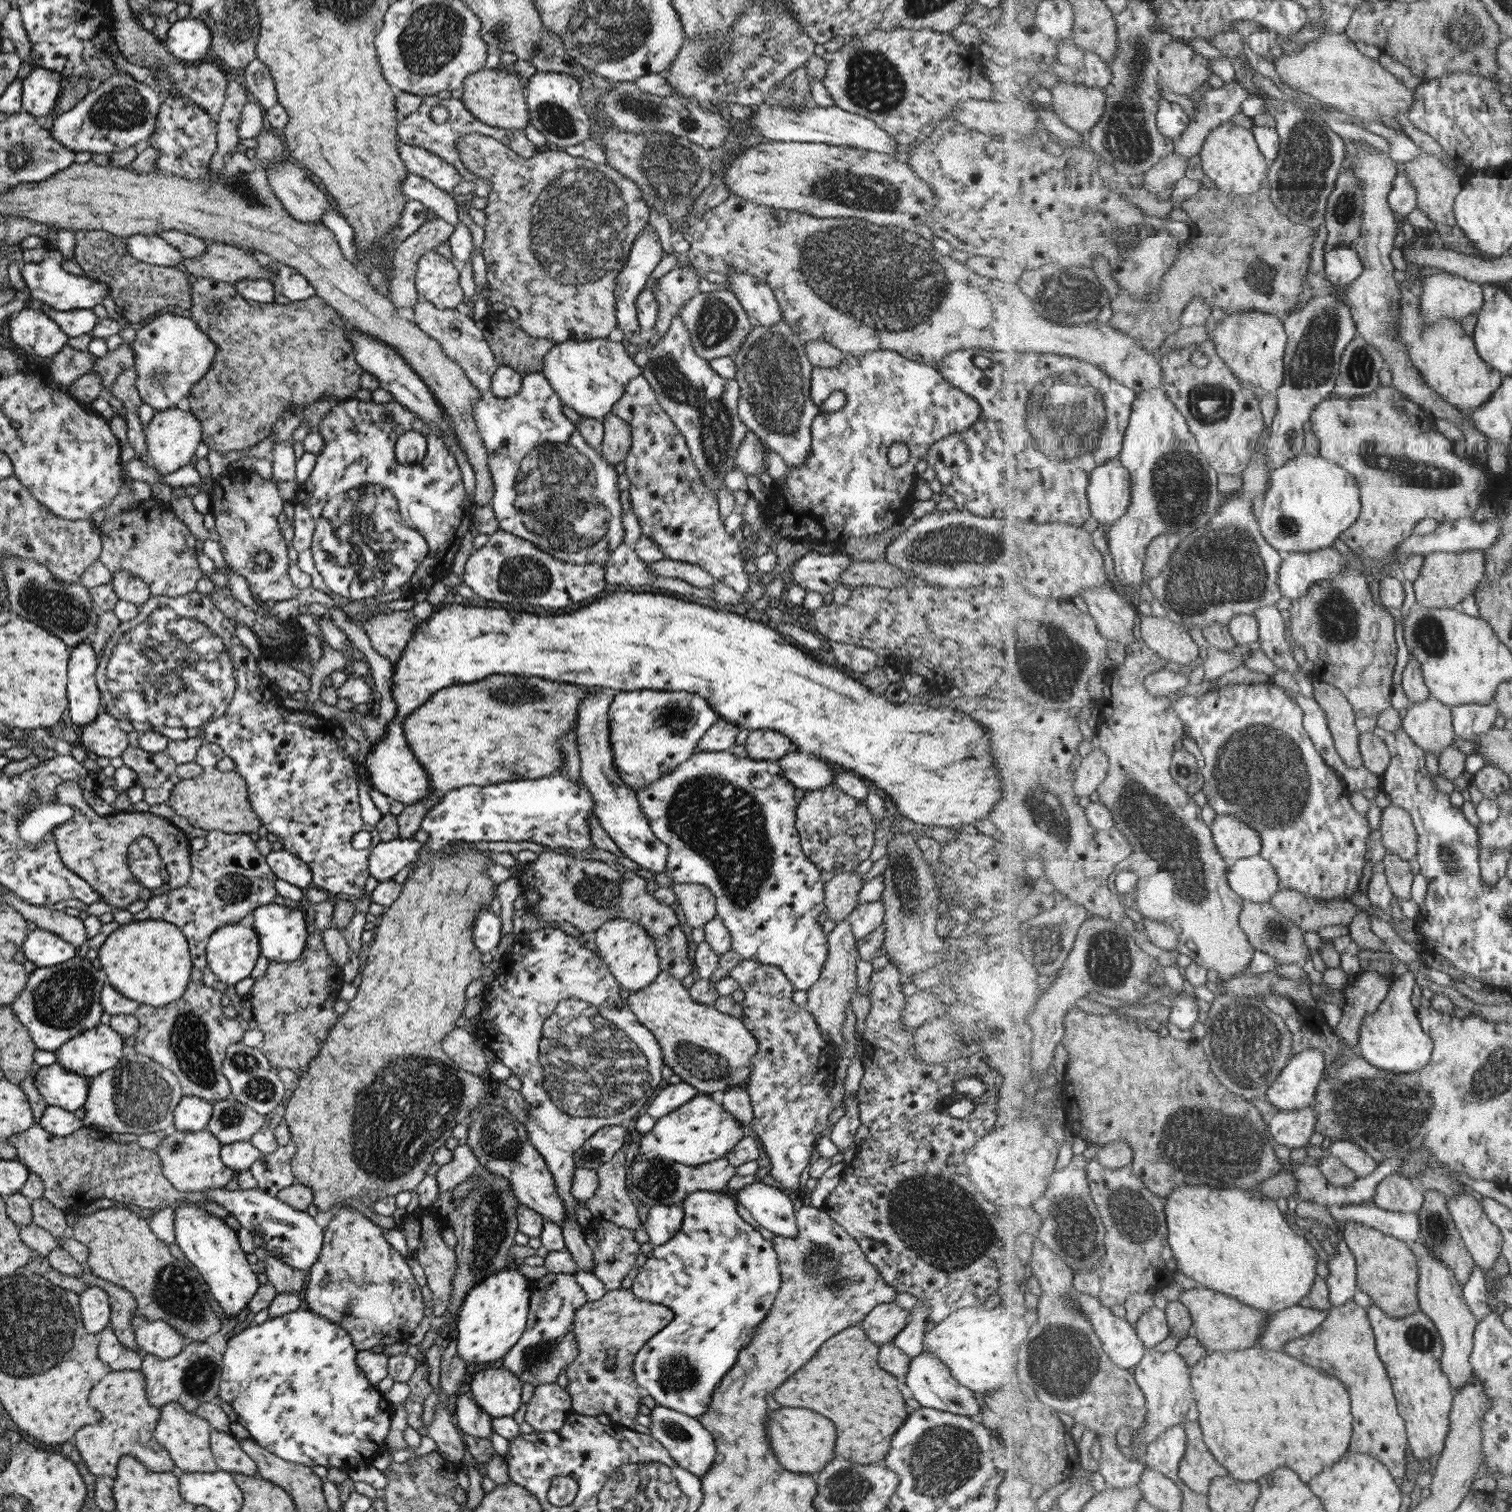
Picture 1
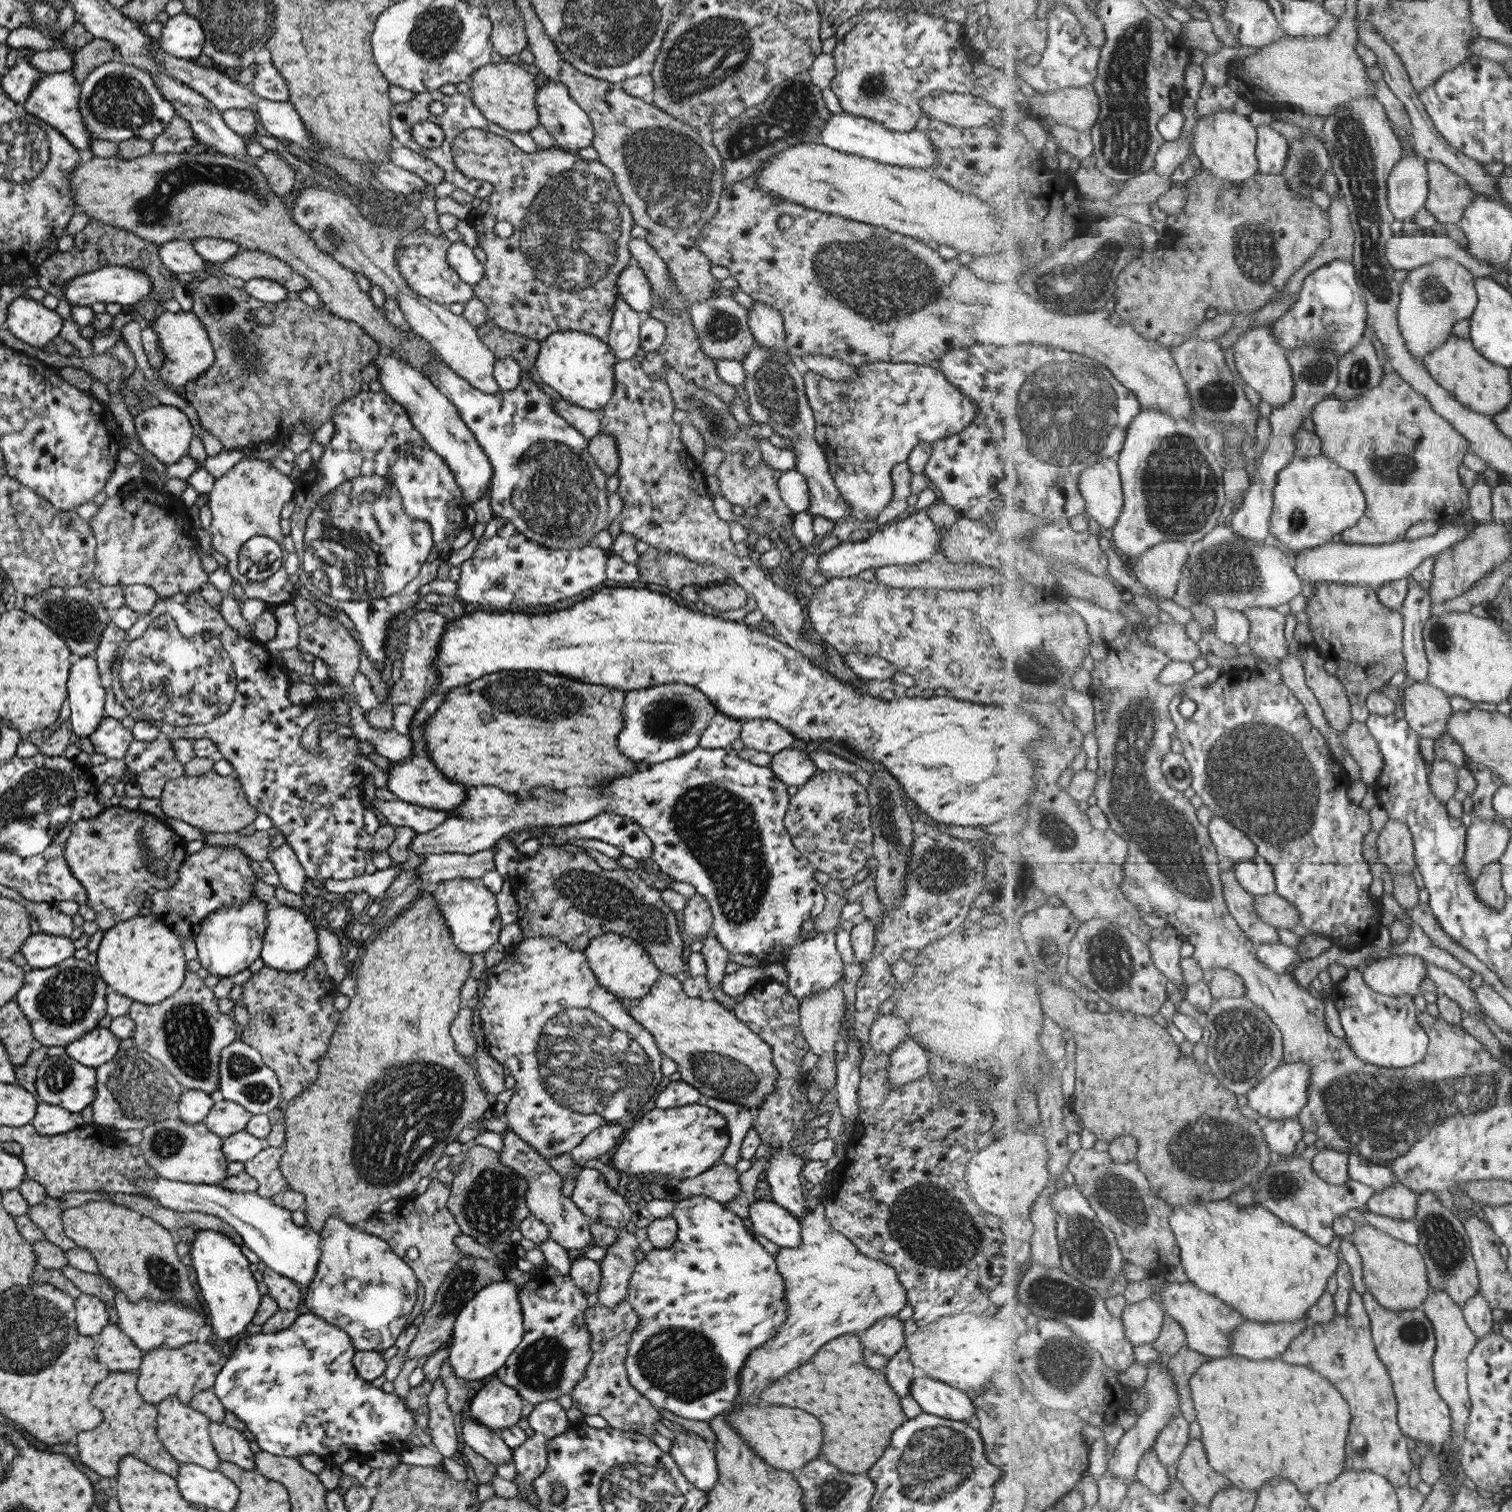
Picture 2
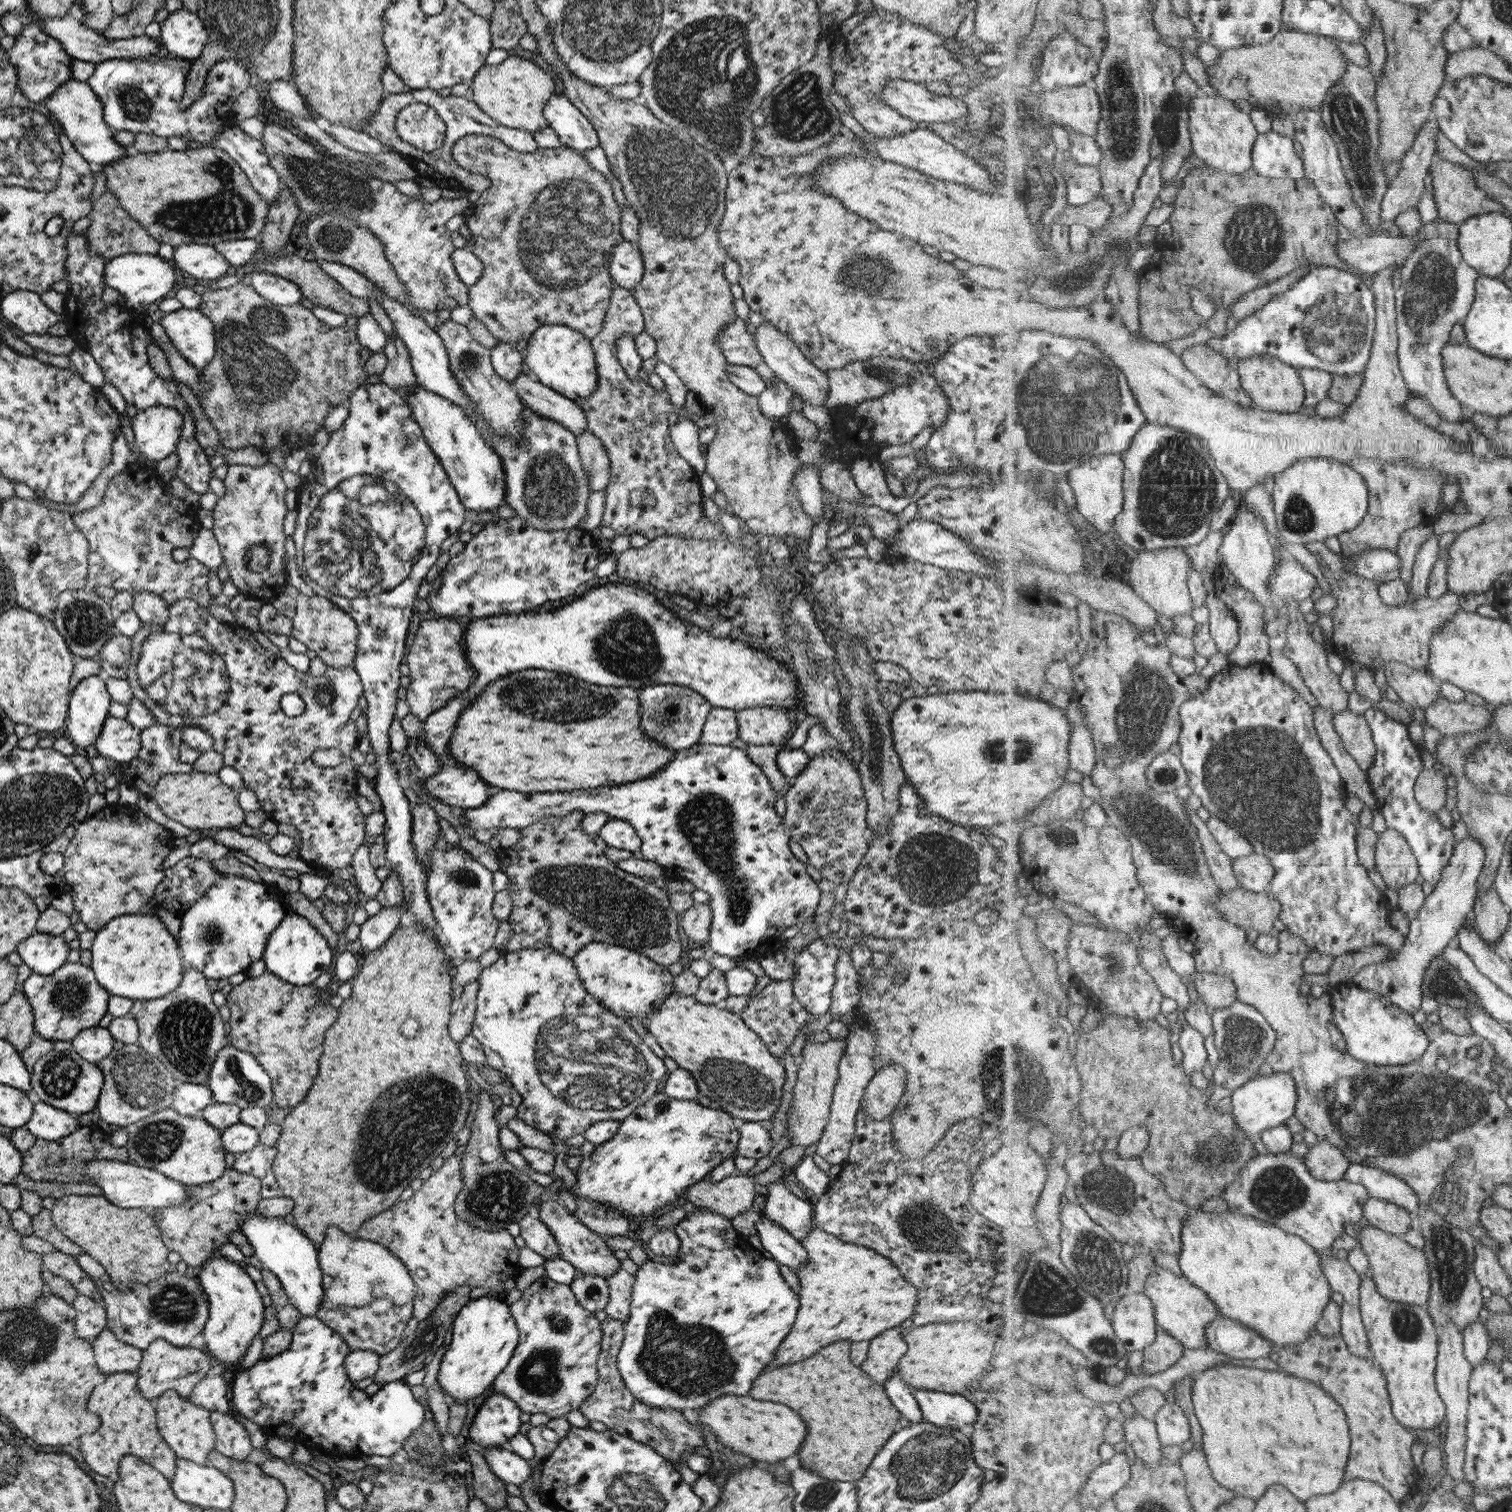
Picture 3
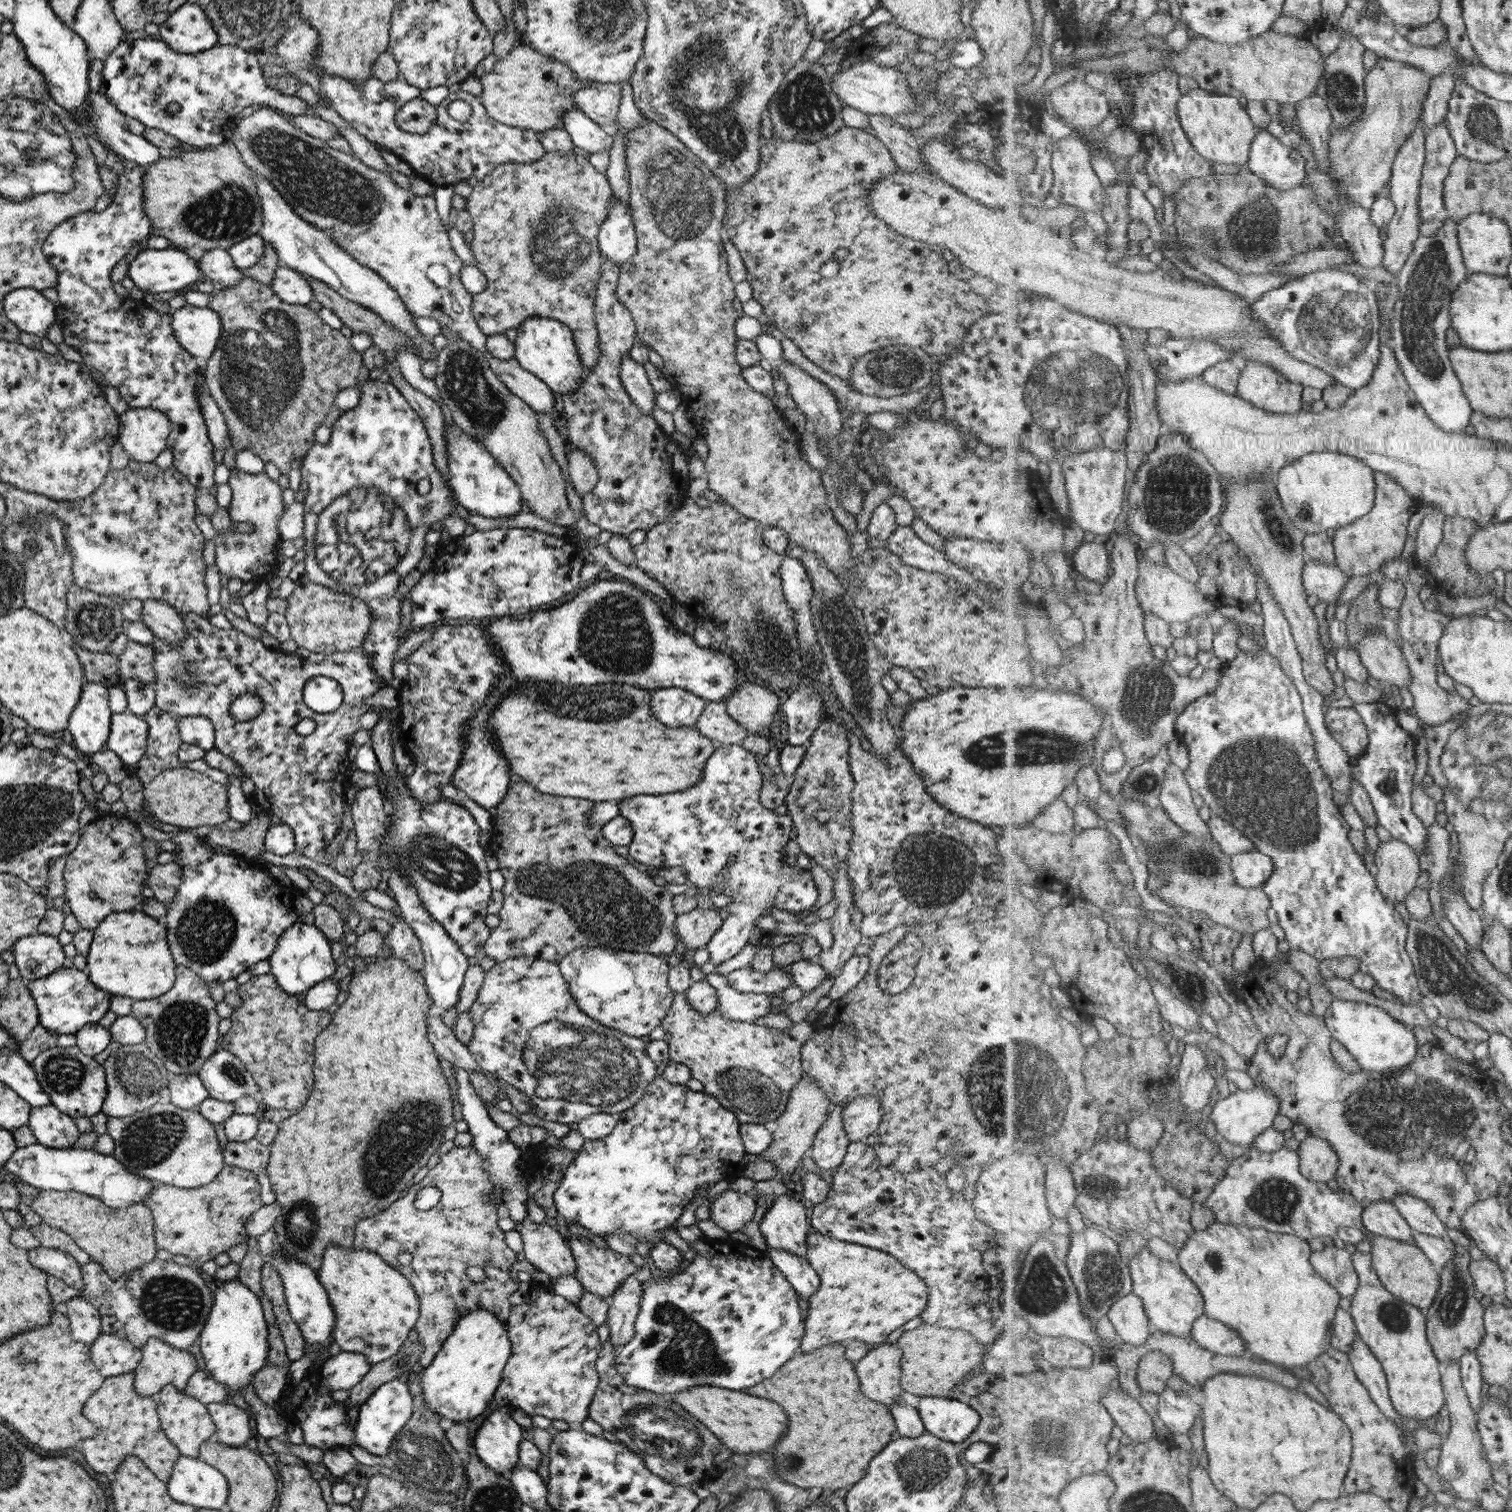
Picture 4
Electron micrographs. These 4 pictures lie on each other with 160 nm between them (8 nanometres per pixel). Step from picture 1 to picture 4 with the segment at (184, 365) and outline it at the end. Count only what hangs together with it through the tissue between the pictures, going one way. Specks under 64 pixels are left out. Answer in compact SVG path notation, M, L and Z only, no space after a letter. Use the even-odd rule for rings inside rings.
M186 304L170 314L170 327L173 329L175 340L191 356L208 359L218 345L221 334L221 321L219 315L213 312L208 306L199 307Z

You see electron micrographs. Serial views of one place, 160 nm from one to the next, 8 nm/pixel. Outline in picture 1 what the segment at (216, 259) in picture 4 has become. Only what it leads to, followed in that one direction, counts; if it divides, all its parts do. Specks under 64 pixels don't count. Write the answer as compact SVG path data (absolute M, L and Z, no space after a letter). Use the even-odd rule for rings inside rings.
M134 234L124 237L124 247L135 260L155 266L181 268L181 260L184 258L176 248L157 235Z

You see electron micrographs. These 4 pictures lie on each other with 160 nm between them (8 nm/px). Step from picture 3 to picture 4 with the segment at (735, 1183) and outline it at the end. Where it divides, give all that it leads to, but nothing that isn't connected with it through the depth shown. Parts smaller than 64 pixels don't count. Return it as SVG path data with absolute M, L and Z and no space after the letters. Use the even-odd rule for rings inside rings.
M725 1189L710 1202L710 1219L726 1233L741 1230L743 1224L751 1220L753 1212L752 1193Z

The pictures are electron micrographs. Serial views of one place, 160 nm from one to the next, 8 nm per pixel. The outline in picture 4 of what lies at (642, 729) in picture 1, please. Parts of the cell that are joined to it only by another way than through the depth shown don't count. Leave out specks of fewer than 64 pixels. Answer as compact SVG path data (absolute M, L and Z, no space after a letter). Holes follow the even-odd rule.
M677 687L650 691L650 713L657 722L671 728L693 727L706 703L696 694Z

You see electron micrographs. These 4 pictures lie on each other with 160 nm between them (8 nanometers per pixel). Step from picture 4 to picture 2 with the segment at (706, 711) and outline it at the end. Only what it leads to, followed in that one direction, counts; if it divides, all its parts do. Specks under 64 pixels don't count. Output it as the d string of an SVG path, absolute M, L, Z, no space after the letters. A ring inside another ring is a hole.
M716 712L705 730L702 730L698 746L714 749L730 746L740 733L740 725L740 721Z

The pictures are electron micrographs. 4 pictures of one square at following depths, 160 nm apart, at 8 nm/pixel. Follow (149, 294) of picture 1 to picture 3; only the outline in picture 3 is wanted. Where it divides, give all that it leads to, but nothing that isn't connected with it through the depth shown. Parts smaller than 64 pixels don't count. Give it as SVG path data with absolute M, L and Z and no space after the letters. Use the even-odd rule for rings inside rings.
M108 190L95 199L87 216L90 218L90 224L84 230L87 244L94 254L98 254L104 260L108 261L127 253L157 255L159 242L149 236L137 222L122 210L117 199Z

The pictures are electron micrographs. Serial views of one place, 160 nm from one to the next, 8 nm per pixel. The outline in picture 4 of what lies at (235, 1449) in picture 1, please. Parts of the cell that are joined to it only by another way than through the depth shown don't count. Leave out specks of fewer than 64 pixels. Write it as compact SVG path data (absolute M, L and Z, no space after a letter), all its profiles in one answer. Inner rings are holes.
M229 1400L206 1404L206 1409L214 1424L213 1439L221 1445L243 1447L253 1431L252 1417Z

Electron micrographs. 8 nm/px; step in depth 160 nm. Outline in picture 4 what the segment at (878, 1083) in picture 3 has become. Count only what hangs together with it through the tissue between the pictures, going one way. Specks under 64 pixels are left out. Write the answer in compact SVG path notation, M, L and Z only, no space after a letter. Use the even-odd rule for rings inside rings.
M865 1093L851 1100L841 1113L842 1127L849 1142L863 1141L875 1132L881 1120L881 1108L875 1095Z

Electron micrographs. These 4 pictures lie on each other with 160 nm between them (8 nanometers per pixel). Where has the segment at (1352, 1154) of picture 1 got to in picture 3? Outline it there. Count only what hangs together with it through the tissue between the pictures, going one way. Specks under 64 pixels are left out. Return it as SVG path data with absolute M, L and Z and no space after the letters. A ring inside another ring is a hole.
M1351 1164L1345 1178L1361 1183L1368 1188L1368 1194L1406 1208L1409 1212L1420 1211L1420 1198L1404 1180L1385 1169Z

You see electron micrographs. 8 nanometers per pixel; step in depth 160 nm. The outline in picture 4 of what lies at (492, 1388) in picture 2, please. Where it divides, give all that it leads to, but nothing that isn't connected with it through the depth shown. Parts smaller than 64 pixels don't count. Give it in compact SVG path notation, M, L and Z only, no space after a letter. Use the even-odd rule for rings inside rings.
M497 1407L483 1419L472 1440L475 1454L487 1468L507 1476L519 1462L519 1442L526 1435L509 1415L510 1409Z

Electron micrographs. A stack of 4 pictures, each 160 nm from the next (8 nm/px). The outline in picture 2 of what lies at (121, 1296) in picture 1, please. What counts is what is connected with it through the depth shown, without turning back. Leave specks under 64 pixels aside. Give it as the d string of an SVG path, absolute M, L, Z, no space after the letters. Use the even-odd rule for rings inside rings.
M68 1264L59 1271L80 1290L81 1294L99 1298L106 1308L109 1324L117 1326L118 1316L117 1307L114 1304L114 1288L105 1277L81 1272Z

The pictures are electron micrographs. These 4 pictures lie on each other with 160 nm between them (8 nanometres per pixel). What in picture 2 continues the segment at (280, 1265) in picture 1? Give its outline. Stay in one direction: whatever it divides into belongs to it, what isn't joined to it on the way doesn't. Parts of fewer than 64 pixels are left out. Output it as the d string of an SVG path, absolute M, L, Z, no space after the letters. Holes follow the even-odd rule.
M267 1267L262 1271L261 1280L267 1287L266 1294L276 1302L279 1310L295 1309L301 1296L295 1283Z

